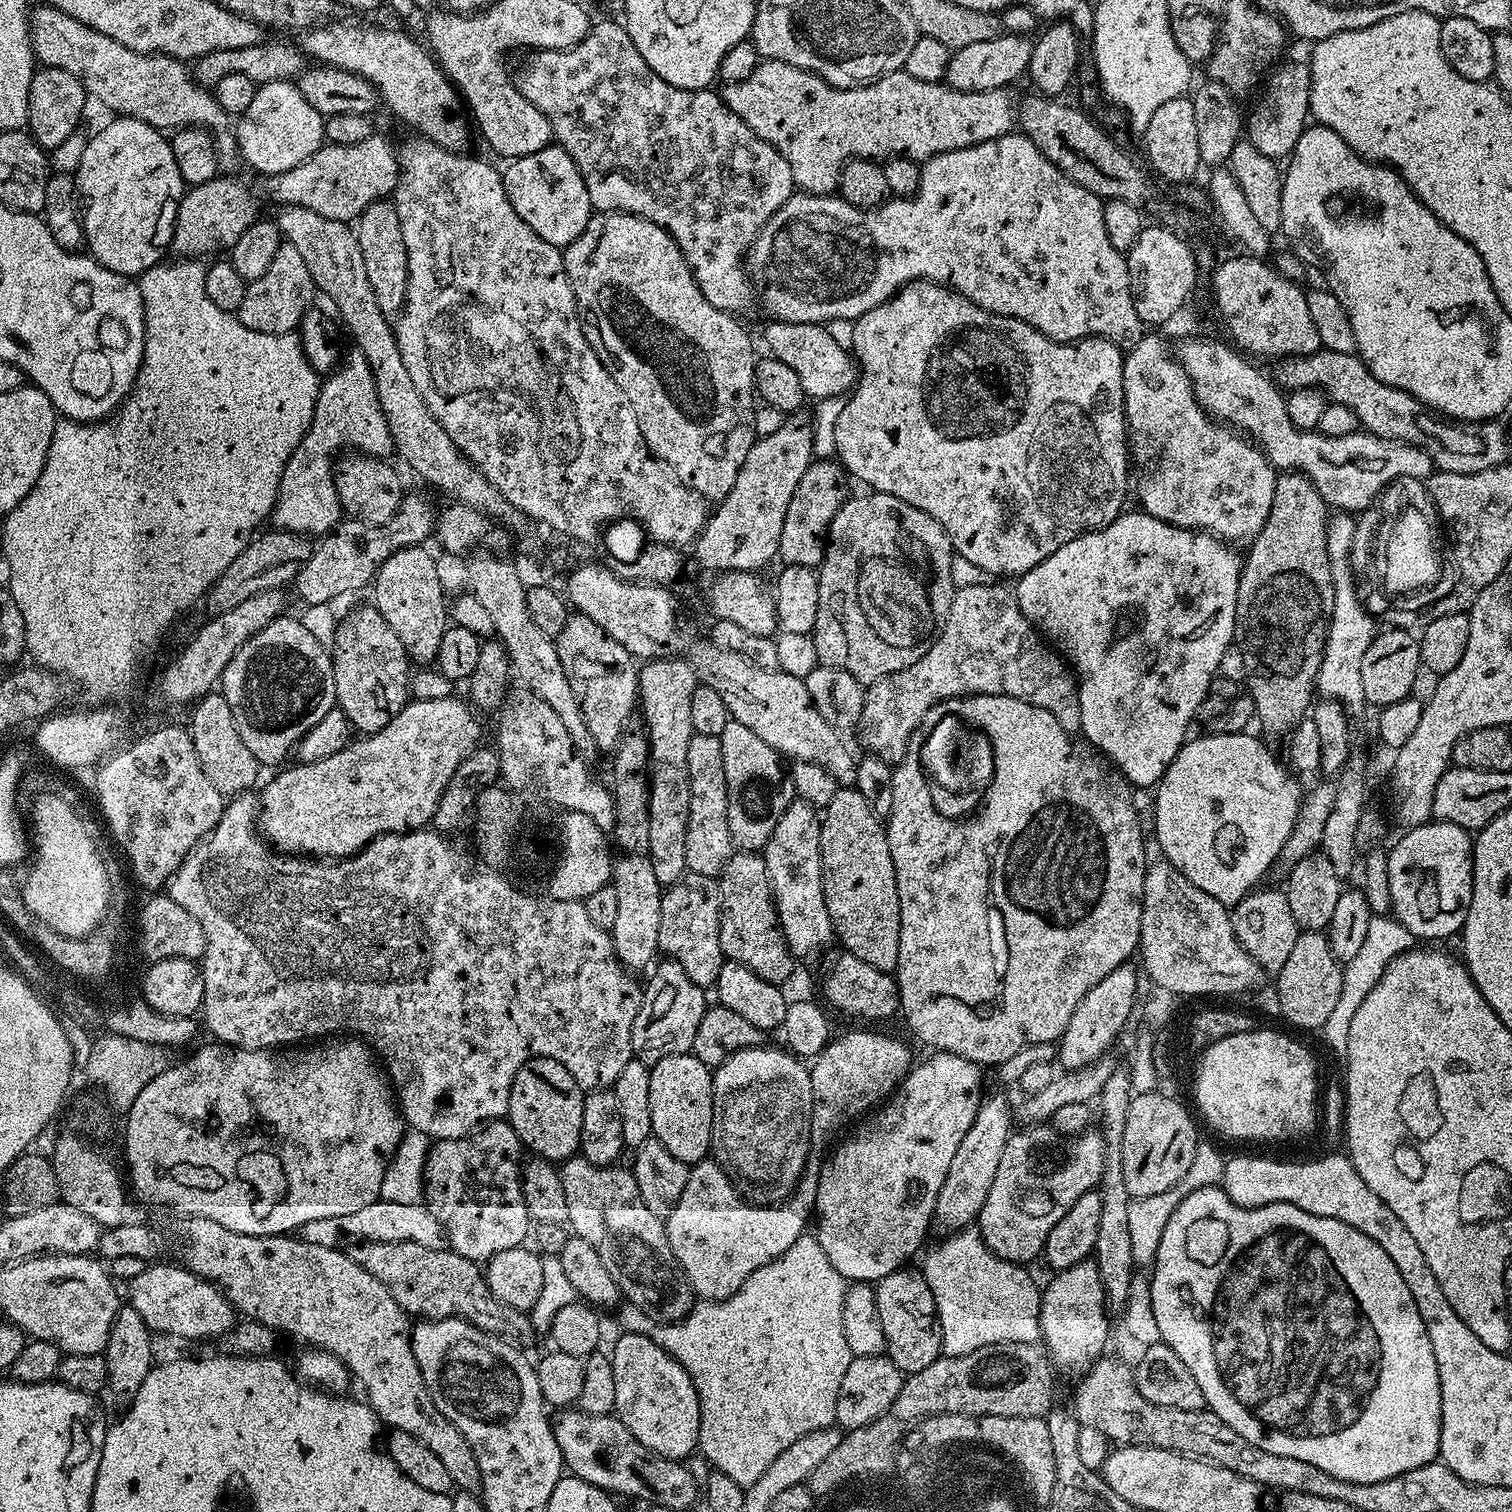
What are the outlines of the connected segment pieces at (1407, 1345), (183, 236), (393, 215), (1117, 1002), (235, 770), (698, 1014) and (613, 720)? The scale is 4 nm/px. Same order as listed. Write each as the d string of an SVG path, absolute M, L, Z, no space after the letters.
M1223 1187L1196 1188L1192 1192L1184 1192L1178 1206L1170 1214L1170 1218L1162 1230L1162 1238L1158 1242L1156 1258L1150 1271L1152 1271L1152 1276L1150 1275L1148 1286L1148 1302L1150 1320L1154 1325L1155 1335L1157 1332L1160 1335L1157 1337L1163 1343L1168 1344L1170 1350L1174 1350L1174 1354L1178 1354L1178 1358L1182 1360L1186 1370L1190 1370L1194 1382L1198 1382L1198 1386L1202 1390L1204 1403L1210 1411L1218 1418L1222 1418L1222 1422L1226 1422L1226 1426L1230 1426L1230 1430L1234 1430L1234 1434L1242 1434L1242 1438L1246 1438L1246 1442L1254 1442L1254 1446L1258 1446L1258 1450L1266 1450L1270 1454L1286 1454L1286 1458L1298 1458L1298 1462L1310 1462L1310 1466L1318 1466L1318 1470L1322 1470L1334 1478L1355 1484L1380 1482L1386 1478L1394 1478L1406 1470L1414 1470L1418 1466L1433 1463L1437 1459L1440 1445L1440 1383L1438 1382L1437 1366L1434 1362L1434 1350L1430 1346L1430 1338L1426 1334L1422 1314L1418 1314L1418 1306L1410 1295L1410 1289L1407 1288L1406 1282L1402 1282L1402 1274L1398 1274L1398 1266L1394 1266L1394 1262L1390 1262L1390 1258L1386 1255L1386 1250L1382 1250L1382 1246L1378 1246L1378 1242L1366 1238L1366 1234L1362 1234L1362 1230L1354 1230L1354 1226L1346 1226L1346 1222L1338 1222L1334 1218L1322 1218L1318 1214L1298 1210L1298 1206L1290 1206L1289 1204L1267 1204L1257 1208L1243 1208L1224 1193Z
M217 175L215 180L189 187L180 198L176 229L172 232L171 251L180 258L208 258L211 252L231 250L234 242L251 224L256 223L256 200L236 180Z
M382 199L363 208L354 221L354 231L362 250L362 266L366 266L366 282L370 282L378 310L384 317L399 317L408 299L408 259L395 203Z
M1131 963L1118 966L1116 970L1110 974L1106 974L1106 978L1102 978L1102 982L1098 982L1091 990L1084 995L1082 1002L1078 1002L1078 1006L1074 1010L1074 1014L1070 1014L1070 1022L1066 1022L1066 1030L1058 1041L1058 1060L1064 1063L1065 1069L1084 1068L1087 1064L1092 1064L1099 1060L1101 1056L1109 1051L1108 1047L1116 1040L1116 1034L1128 1023L1130 1018L1130 1010L1135 1006L1135 986L1138 975L1137 969L1132 969Z
M213 690L207 696L199 697L190 710L190 731L198 762L202 762L202 774L210 778L214 790L218 790L225 798L235 798L247 793L248 787L255 782L256 775L262 771L262 765L254 758L254 754L250 754L246 742L242 742L242 734L238 734L238 726L234 726L234 714L230 714L226 698L219 691Z
M664 958L655 968L652 981L646 984L650 995L641 1004L632 1027L632 1055L649 1066L667 1056L691 1053L698 1022L702 1022L706 1011L704 989L686 978L686 970L678 962Z
M579 614L569 615L566 626L554 639L562 670L566 670L570 690L578 698L593 745L597 749L615 749L629 727L632 711L638 708L637 661L622 642L614 642L614 638L607 636L598 622Z

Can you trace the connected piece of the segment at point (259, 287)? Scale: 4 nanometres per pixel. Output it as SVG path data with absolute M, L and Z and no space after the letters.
M282 242L271 259L270 266L266 266L266 274L248 284L238 313L242 326L275 336L296 332L305 314L313 307L312 295L317 295L317 292L302 254L298 254L292 244Z

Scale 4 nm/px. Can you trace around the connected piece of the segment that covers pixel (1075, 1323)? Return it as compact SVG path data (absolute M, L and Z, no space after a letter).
M1085 1262L1057 1271L1040 1298L1040 1335L1043 1347L1057 1369L1083 1373L1101 1359L1108 1340L1104 1287L1095 1263Z

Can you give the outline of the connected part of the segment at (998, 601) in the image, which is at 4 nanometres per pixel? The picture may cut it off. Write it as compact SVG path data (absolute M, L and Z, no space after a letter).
M988 583L992 584L957 587L946 626L934 646L930 646L914 666L906 666L906 670L898 670L867 685L858 725L865 753L899 762L926 710L956 696L1013 696L1042 706L1042 710L1050 710L1050 714L1058 718L1062 730L1073 734L1080 732L1080 689L1073 669L1024 617L1015 595L1000 585L1003 583Z

